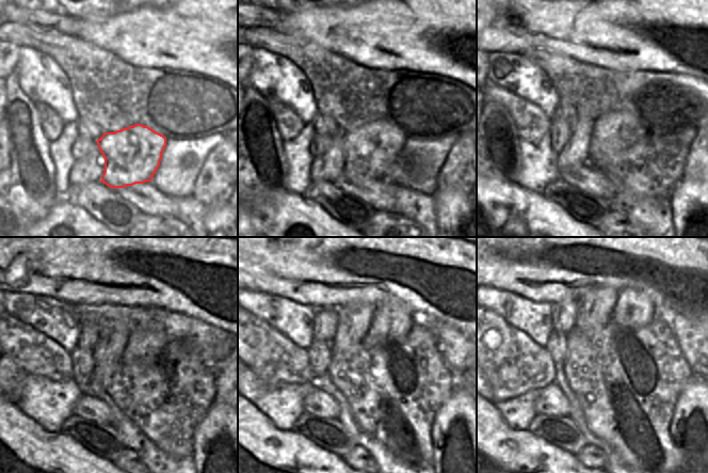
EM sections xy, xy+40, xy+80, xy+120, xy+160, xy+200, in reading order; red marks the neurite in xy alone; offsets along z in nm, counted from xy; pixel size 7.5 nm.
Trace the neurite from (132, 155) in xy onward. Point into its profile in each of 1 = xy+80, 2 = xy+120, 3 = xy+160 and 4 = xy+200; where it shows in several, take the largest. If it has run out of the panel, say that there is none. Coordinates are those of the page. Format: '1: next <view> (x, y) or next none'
1: next xy+80 (614, 132)
2: next xy+120 (147, 341)
3: next xy+160 (392, 319)
4: next xy+200 (633, 310)

